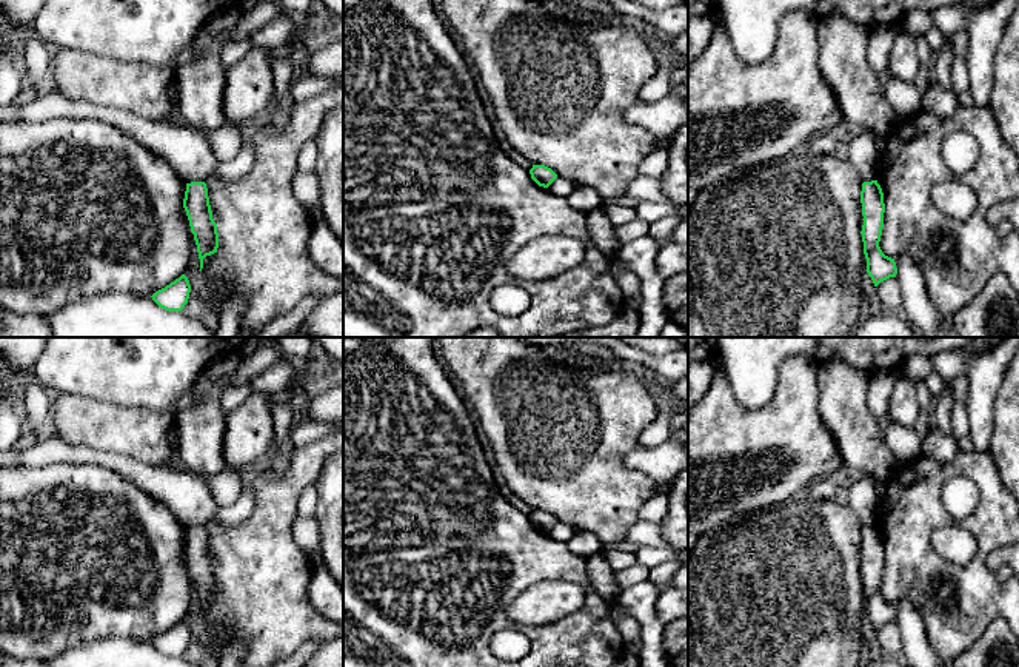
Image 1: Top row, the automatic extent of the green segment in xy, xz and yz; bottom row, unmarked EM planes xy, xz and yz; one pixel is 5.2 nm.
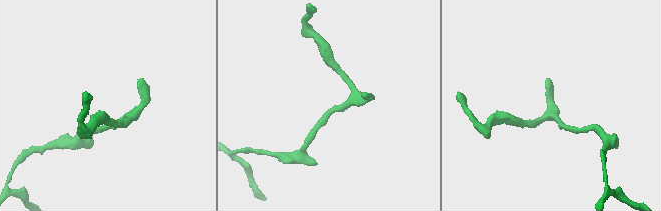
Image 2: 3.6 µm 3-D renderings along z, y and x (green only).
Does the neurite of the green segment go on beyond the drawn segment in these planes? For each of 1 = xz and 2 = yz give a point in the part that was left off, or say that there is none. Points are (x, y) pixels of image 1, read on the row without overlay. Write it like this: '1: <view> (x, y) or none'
1: none
2: yz (862, 496)

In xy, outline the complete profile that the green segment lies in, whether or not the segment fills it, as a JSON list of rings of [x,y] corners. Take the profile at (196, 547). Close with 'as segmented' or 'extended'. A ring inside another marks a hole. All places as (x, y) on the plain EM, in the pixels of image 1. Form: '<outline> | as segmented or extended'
[[[57,434],[48,439],[38,437],[34,445],[22,453],[14,448],[0,451],[0,468],[37,468],[51,464],[111,468],[175,514],[179,522],[186,527],[183,553],[194,579],[202,616],[203,604],[217,598],[219,593],[217,568],[212,564],[208,533],[203,525],[212,519],[220,507],[208,487],[206,478],[194,474],[188,468],[154,467],[112,451],[71,445]]] | extended

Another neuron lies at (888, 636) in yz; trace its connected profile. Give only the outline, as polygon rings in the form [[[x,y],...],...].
[[[890,622],[876,632],[885,656],[902,659],[902,636],[897,622]]]

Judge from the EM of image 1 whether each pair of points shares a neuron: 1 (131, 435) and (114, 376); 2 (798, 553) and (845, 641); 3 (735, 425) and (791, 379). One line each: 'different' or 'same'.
1: different
2: same
3: same

